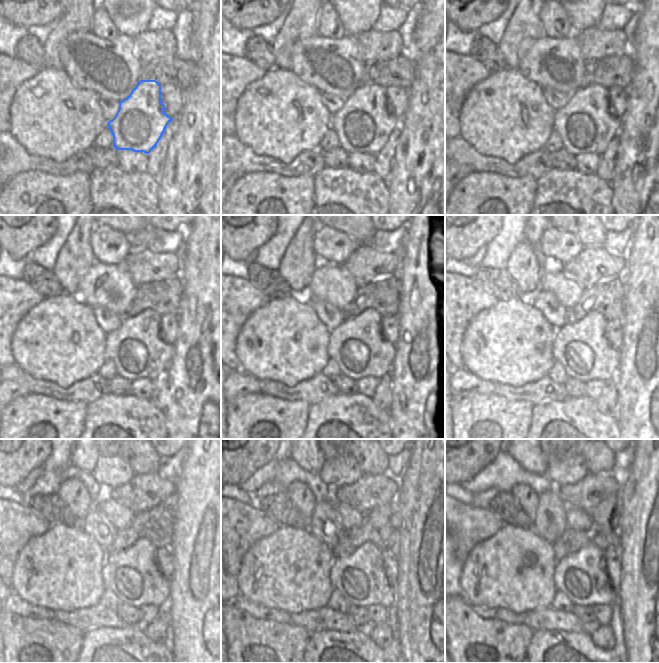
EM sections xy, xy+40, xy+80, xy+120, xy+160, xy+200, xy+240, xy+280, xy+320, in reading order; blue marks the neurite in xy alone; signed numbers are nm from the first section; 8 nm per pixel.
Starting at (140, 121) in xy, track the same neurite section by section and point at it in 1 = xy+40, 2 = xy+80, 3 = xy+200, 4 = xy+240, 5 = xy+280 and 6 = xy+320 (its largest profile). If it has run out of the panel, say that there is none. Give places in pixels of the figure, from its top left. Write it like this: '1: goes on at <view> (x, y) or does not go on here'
1: goes on at xy+40 (364, 124)
2: goes on at xy+80 (586, 126)
3: goes on at xy+200 (582, 349)
4: goes on at xy+240 (133, 575)
5: goes on at xy+280 (360, 578)
6: goes on at xy+320 (581, 576)

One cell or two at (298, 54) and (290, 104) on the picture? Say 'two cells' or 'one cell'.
two cells

